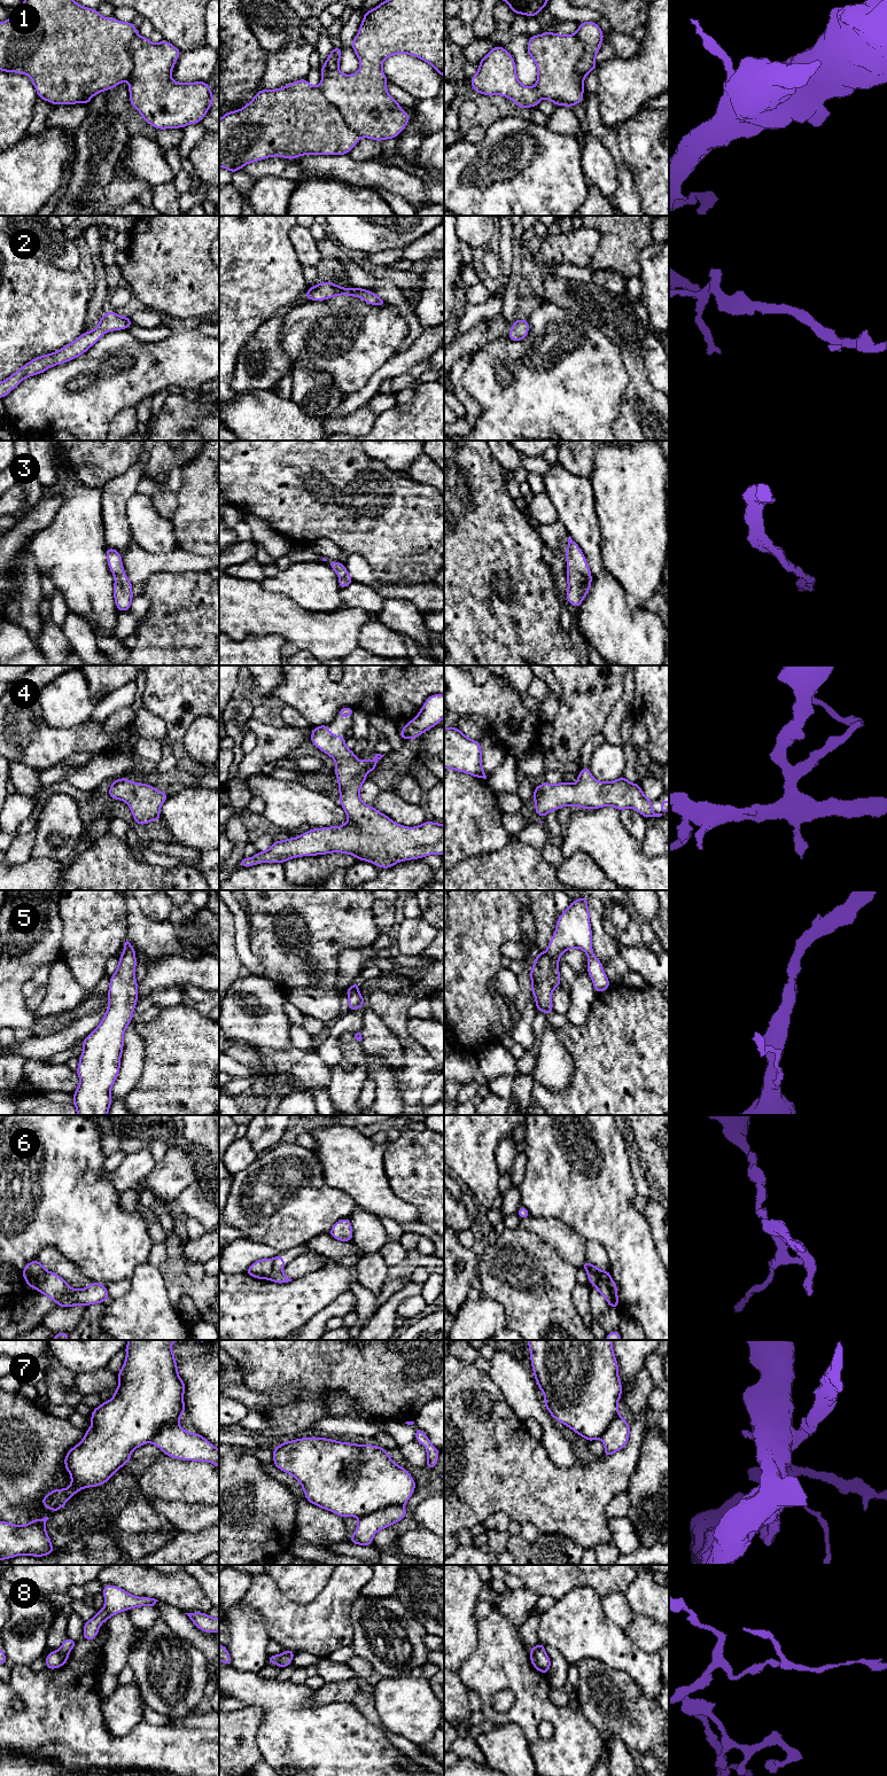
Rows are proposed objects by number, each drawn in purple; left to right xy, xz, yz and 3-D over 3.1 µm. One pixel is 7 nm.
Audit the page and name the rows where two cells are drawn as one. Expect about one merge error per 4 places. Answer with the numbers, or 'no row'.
6, 8

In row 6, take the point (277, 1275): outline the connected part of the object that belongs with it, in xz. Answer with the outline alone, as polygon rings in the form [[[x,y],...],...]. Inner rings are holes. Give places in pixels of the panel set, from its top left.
[[[279,1254],[273,1259],[272,1271],[267,1279],[270,1282],[278,1283],[278,1284],[285,1284],[291,1282],[293,1279],[287,1278],[283,1275],[283,1267],[285,1267],[285,1259],[281,1254]]]

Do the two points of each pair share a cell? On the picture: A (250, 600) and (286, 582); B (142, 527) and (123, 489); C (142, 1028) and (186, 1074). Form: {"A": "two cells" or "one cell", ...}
{"A": "two cells", "B": "two cells", "C": "one cell"}

